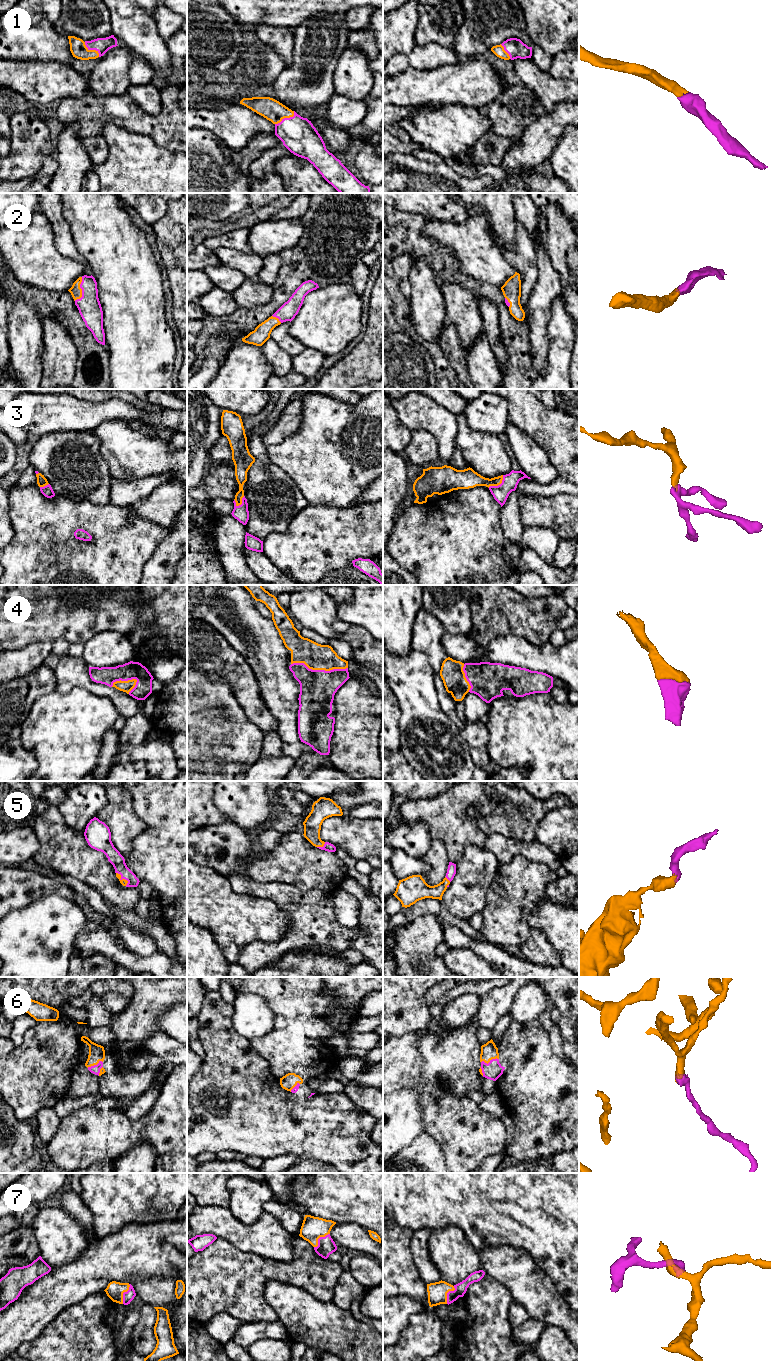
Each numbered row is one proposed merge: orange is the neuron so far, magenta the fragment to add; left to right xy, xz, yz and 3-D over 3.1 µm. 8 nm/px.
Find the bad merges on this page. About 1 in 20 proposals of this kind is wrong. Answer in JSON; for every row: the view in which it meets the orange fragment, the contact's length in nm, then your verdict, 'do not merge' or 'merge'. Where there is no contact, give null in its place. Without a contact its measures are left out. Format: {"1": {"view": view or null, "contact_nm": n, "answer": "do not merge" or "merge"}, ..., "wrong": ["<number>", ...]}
{"1": {"view": "xz", "contact_nm": 190, "answer": "merge"}, "2": {"view": "xy", "contact_nm": 200, "answer": "merge"}, "3": {"view": "yz", "contact_nm": 160, "answer": "merge"}, "4": {"view": "xz", "contact_nm": 460, "answer": "merge"}, "5": {"view": "xy", "contact_nm": 140, "answer": "merge"}, "6": {"view": "yz", "contact_nm": 150, "answer": "merge"}, "7": {"view": "xy", "contact_nm": 170, "answer": "merge"}, "wrong": []}

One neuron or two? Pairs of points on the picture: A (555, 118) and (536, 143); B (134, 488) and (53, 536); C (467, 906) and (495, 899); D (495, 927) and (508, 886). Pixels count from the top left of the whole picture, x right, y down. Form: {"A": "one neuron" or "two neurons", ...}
{"A": "one neuron", "B": "two neurons", "C": "two neurons", "D": "one neuron"}

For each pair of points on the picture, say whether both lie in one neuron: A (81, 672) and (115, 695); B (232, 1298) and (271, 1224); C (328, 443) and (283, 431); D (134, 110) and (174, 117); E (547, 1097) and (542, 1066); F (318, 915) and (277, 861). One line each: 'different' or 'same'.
A: same
B: different
C: different
D: same
E: same
F: different

